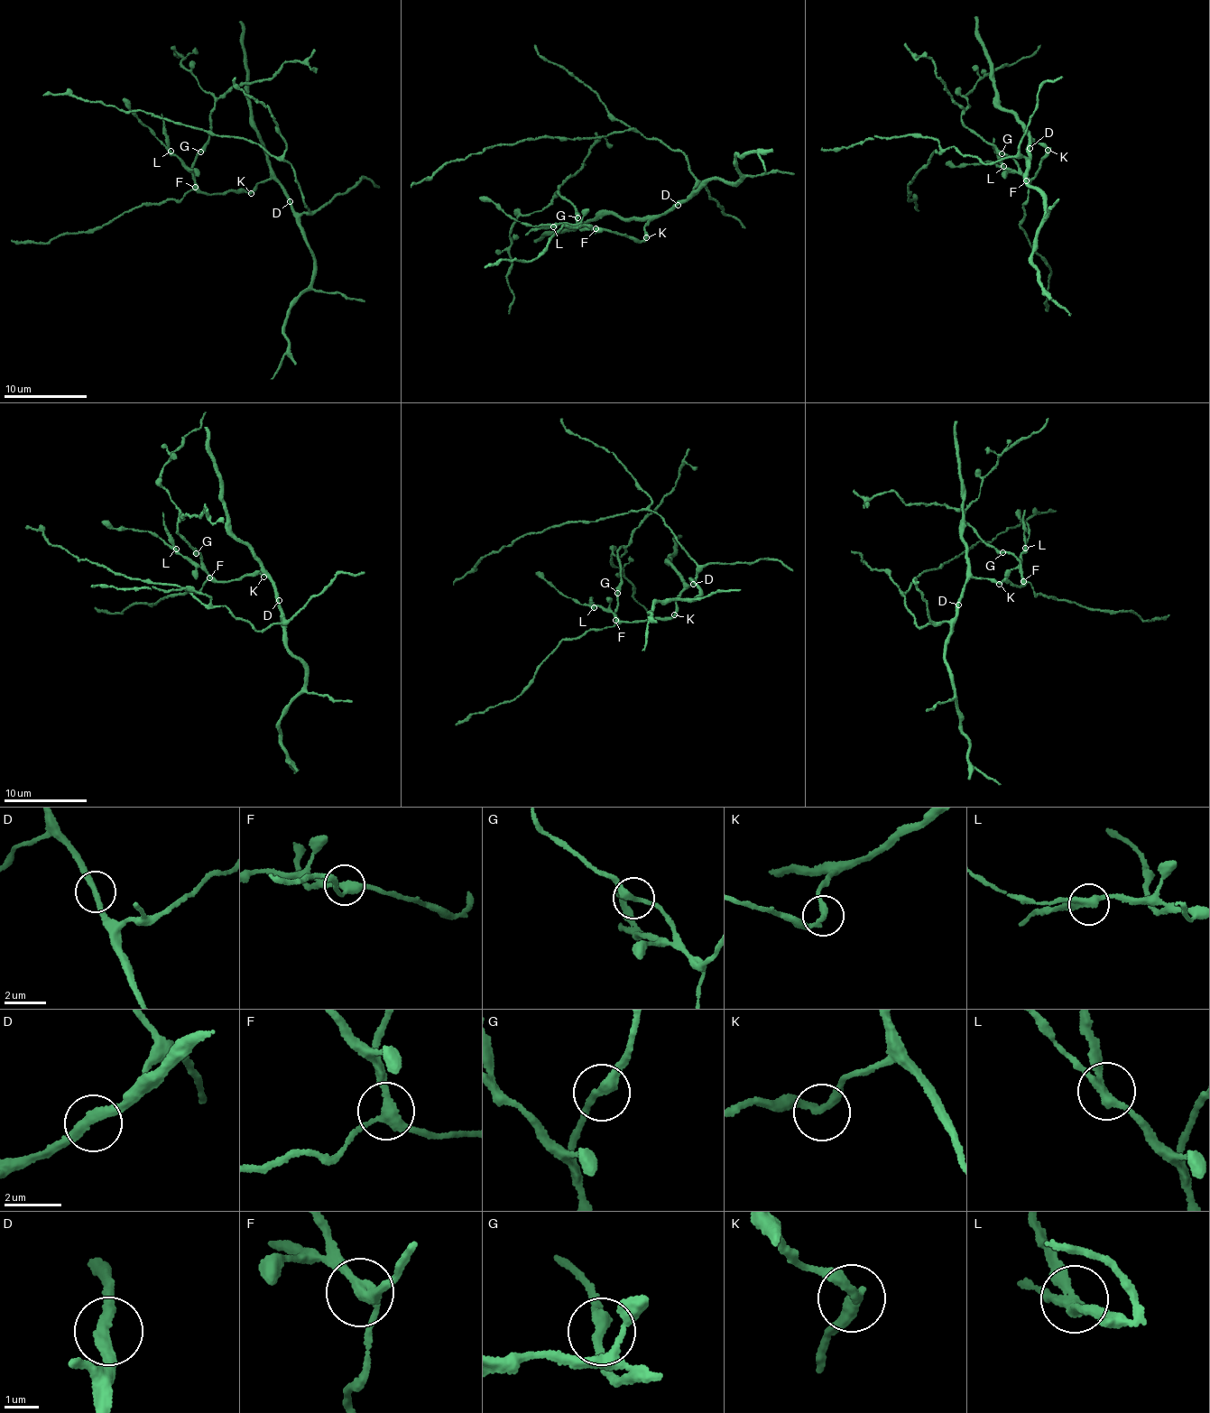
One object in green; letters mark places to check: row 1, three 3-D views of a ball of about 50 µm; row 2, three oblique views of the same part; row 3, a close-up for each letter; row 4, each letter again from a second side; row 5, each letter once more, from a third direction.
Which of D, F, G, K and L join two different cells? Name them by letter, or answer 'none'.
L

